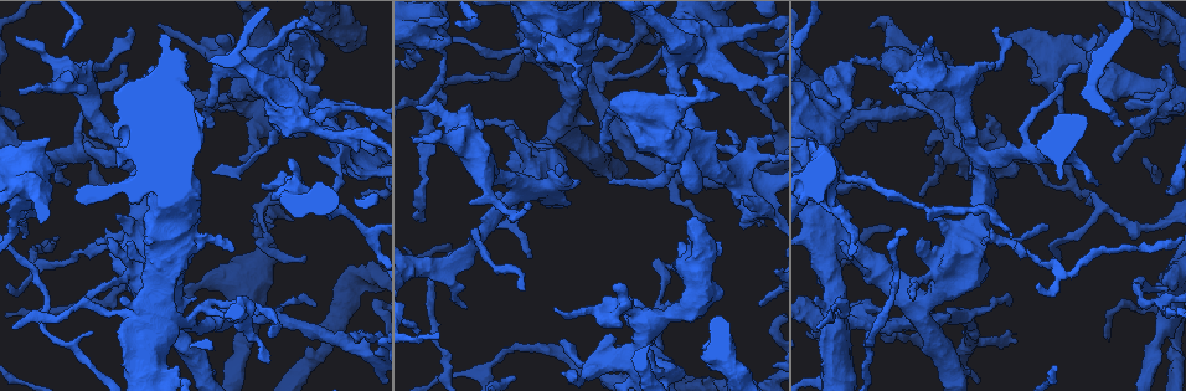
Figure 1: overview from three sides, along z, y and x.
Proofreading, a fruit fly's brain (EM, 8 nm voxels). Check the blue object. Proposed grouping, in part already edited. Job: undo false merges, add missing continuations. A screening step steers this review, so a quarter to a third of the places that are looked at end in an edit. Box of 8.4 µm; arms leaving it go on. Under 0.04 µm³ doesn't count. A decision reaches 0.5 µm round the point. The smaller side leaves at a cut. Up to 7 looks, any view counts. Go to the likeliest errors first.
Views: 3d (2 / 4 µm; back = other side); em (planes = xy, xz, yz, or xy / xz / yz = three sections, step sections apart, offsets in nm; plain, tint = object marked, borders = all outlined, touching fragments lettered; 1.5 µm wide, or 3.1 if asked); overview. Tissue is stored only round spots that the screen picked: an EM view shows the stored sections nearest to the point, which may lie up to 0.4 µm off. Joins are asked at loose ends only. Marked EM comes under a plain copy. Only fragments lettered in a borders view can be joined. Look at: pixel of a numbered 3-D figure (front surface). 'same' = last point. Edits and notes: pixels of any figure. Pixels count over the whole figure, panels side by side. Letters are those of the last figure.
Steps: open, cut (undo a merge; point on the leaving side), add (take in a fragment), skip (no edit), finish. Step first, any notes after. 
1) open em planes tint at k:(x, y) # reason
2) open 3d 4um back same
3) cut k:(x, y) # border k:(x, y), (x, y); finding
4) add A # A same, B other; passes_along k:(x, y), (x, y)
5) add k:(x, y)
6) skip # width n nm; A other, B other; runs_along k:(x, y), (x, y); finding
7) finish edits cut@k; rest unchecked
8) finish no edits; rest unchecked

open em yz step 8 borders at 1:(25, 236) # end of a long branch

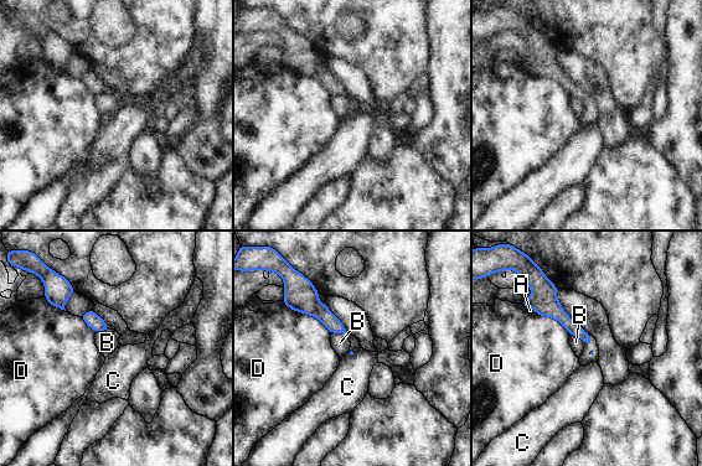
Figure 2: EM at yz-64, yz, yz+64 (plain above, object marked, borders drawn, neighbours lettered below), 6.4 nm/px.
open em planes borders same # cut it another way

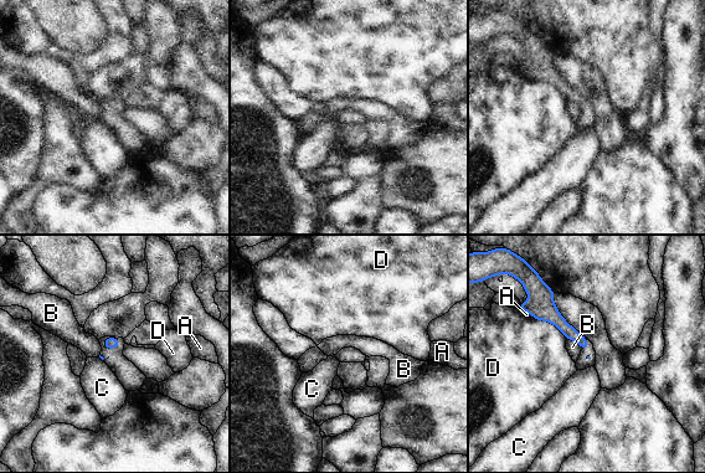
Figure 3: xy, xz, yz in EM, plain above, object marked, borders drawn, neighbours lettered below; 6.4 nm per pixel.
skip # longest_contact D 260 nm; A other, B other, C other, D other; border 3:(566, 339), (574, 339), (581, 349); none of them fits

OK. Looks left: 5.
open em yz step 4 borders at 1:(867, 330) # thin end

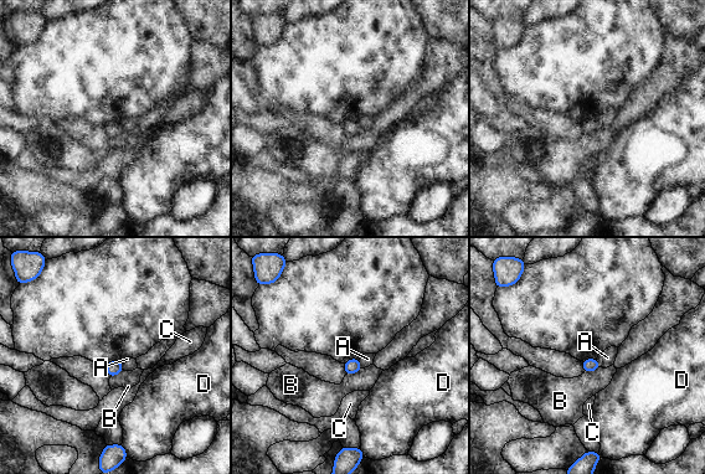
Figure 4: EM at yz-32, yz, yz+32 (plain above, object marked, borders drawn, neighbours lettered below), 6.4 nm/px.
skip # A other, B other, C other, D other; border 4:(359, 359), (363, 367); none of them fits

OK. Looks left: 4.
open em planes borders at 1:(940, 128) # free end

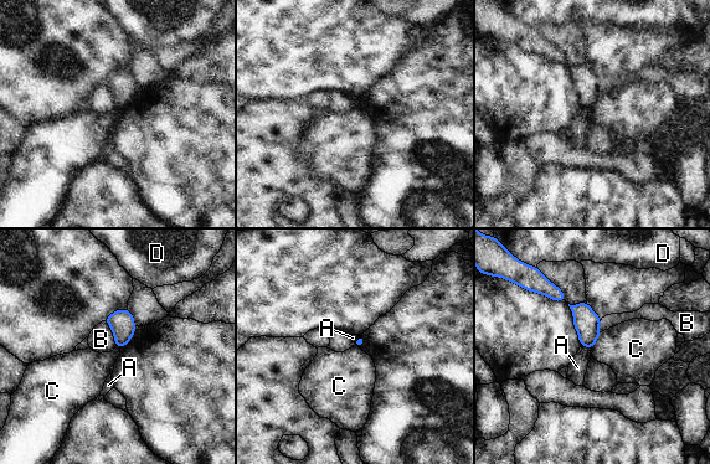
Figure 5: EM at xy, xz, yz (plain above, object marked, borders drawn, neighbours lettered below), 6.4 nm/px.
skip # A other, B other, C other, D other; border 5:(601, 333), (591, 350); no lettered fragment goes on from it

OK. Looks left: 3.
finish no edits; rest unchecked

